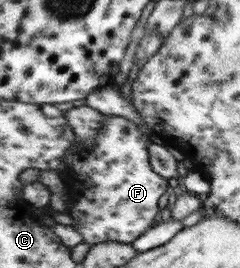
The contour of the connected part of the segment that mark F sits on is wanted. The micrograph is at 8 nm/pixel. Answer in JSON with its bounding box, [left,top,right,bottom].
[63,116,171,244]

